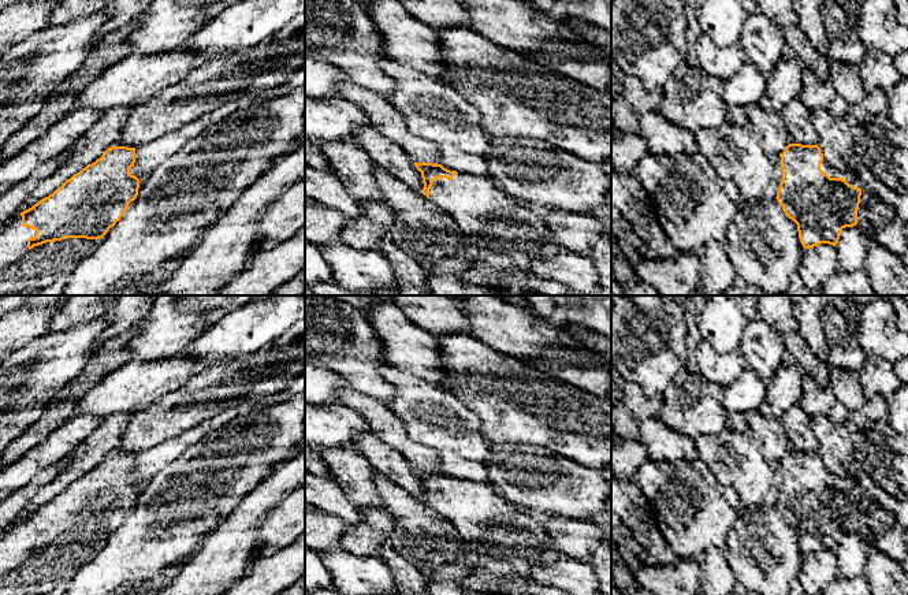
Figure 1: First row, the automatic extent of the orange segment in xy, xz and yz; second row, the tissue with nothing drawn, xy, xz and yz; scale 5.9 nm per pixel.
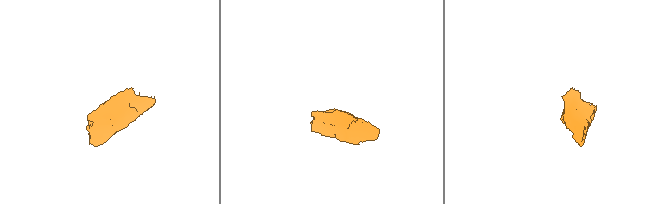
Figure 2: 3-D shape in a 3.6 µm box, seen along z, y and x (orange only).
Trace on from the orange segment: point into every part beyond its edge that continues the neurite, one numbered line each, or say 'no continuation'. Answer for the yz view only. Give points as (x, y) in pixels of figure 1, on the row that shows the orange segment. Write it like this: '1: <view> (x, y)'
1: yz (851, 178)

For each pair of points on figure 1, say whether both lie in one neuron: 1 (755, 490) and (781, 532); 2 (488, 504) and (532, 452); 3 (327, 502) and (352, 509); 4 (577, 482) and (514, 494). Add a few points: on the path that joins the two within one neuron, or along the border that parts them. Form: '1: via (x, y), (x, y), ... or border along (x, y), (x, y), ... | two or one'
1: border along (763, 502), (740, 510) | two
2: border along (502, 495), (513, 505) | two
3: via (332, 502), (346, 509) | one
4: via (562, 487), (529, 491) | one

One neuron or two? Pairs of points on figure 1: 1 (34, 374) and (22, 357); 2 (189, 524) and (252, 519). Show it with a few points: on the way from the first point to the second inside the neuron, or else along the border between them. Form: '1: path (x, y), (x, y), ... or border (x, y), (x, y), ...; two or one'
1: path (28, 374), (22, 374), (14, 365), (15, 363); one
2: border (244, 498), (200, 545); two

